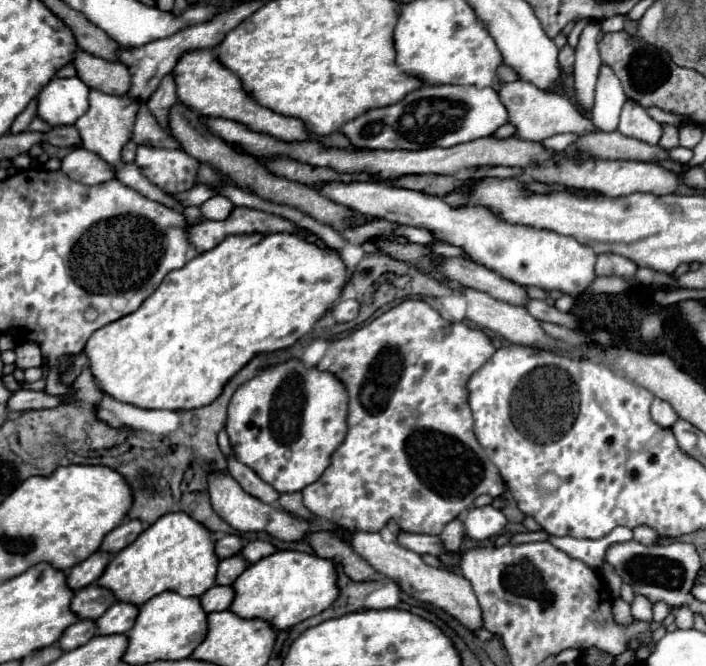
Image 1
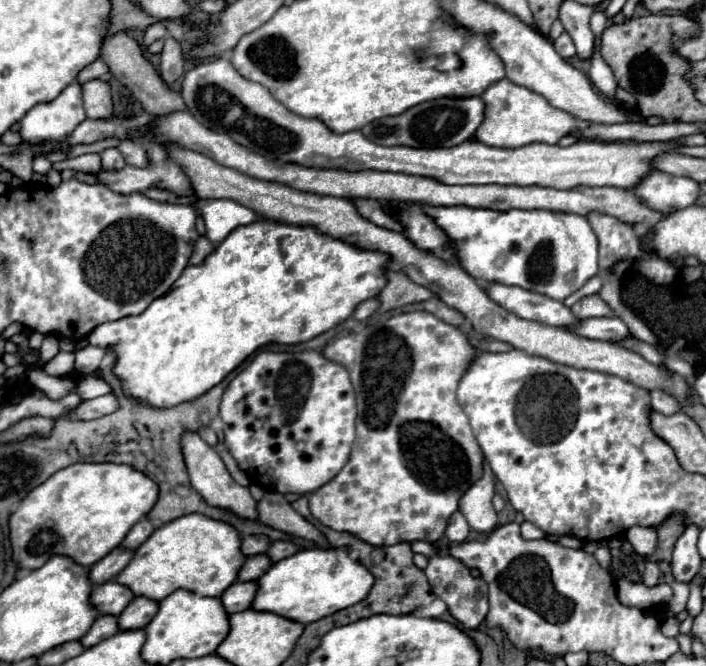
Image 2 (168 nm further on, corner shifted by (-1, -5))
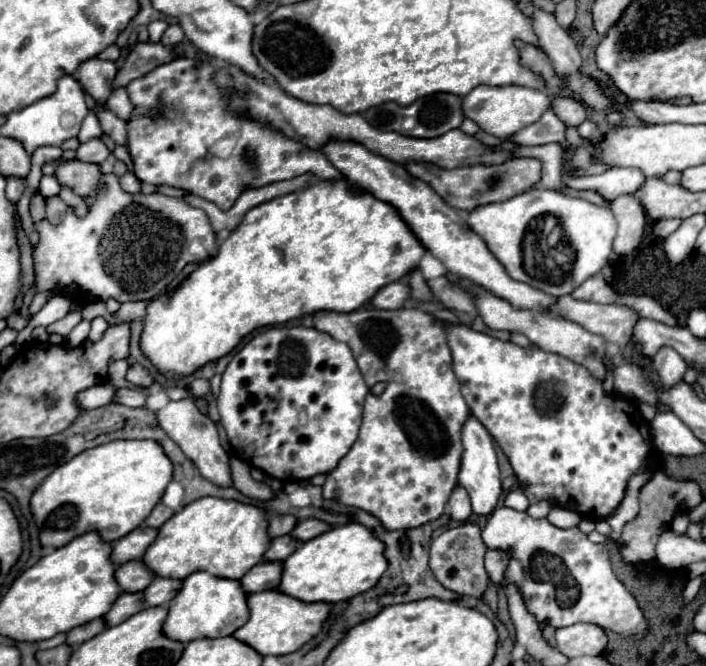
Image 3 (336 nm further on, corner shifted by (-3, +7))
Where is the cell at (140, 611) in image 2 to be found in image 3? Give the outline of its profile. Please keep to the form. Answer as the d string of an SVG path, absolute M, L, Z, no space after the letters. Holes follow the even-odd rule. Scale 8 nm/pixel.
M155 576L153 582L143 590L143 600L147 608L153 606L165 606L181 588L181 580L169 580L169 578L159 578Z

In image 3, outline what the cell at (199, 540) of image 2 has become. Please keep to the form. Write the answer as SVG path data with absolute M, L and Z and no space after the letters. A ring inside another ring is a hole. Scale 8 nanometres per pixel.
M199 498L173 514L145 550L141 562L157 576L183 580L193 572L209 572L217 578L239 580L261 562L269 546L265 512L251 504L223 498Z

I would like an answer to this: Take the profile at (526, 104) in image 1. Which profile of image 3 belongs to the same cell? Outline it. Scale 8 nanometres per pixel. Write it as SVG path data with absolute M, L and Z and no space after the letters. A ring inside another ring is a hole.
M477 86L463 98L465 118L471 118L479 128L497 138L511 138L515 132L535 124L543 112L551 108L551 96L545 90L535 90L527 86Z

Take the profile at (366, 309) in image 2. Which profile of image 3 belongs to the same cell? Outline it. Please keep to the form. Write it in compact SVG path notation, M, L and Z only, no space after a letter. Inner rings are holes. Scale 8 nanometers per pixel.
M399 280L399 282L393 282L393 284L383 286L383 288L371 298L371 304L373 304L375 308L395 310L395 308L401 308L407 298L409 298L409 286Z

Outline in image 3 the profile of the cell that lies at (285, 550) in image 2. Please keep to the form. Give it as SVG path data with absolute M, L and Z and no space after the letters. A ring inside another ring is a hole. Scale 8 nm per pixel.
M301 520L301 522L293 528L291 536L293 536L295 540L299 540L299 542L307 542L307 540L311 540L311 538L315 538L315 536L327 532L327 530L329 530L329 526L327 526L325 522L319 522L319 520Z

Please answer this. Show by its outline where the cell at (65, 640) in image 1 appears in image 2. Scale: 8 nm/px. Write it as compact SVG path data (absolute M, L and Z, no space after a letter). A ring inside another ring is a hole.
M99 616L95 620L95 624L91 626L91 630L81 638L81 644L85 648L91 648L95 644L99 644L101 640L105 638L111 638L113 634L119 632L119 626L117 626L117 616Z

